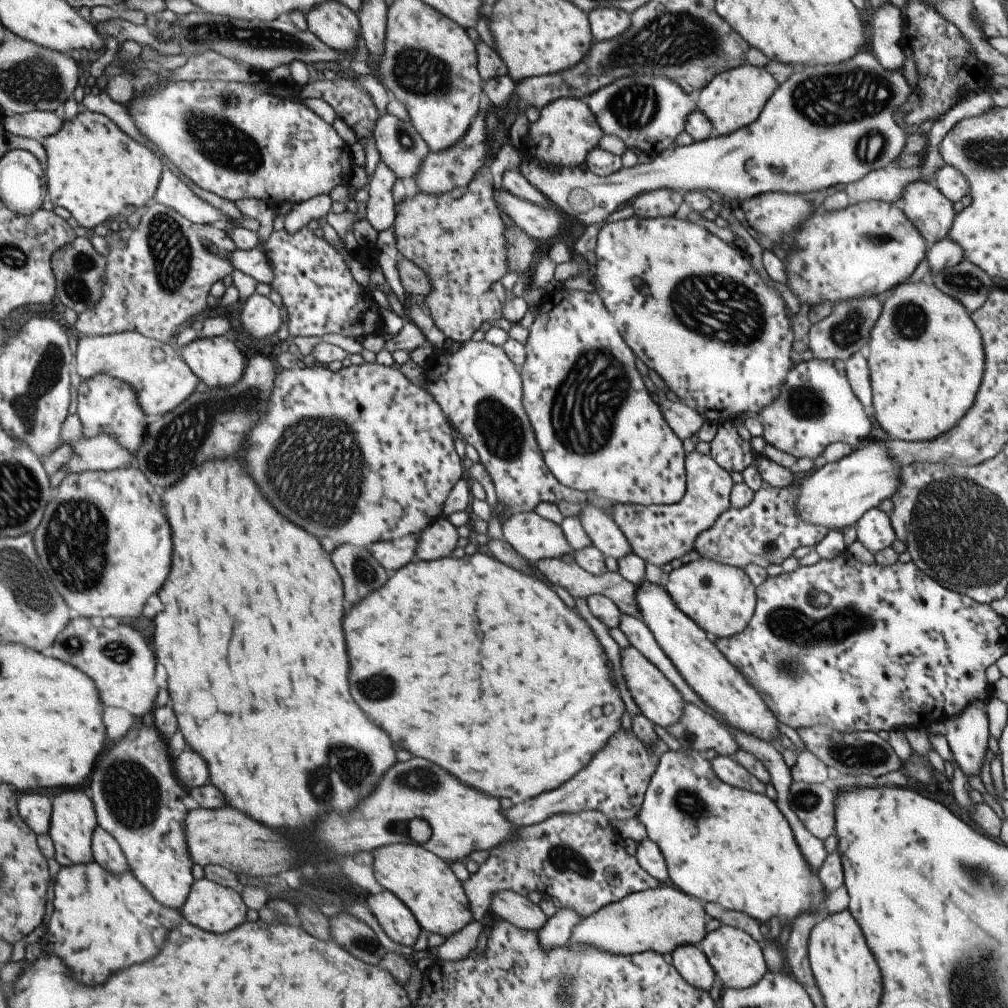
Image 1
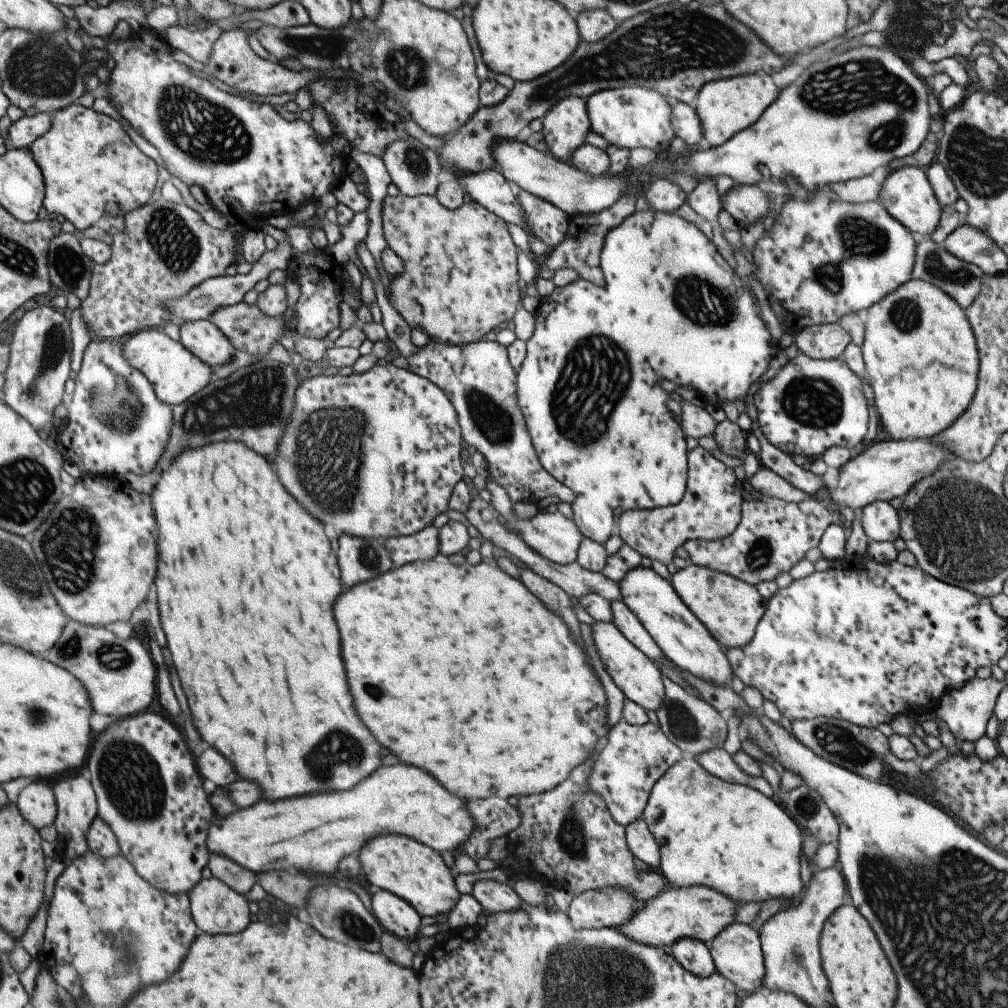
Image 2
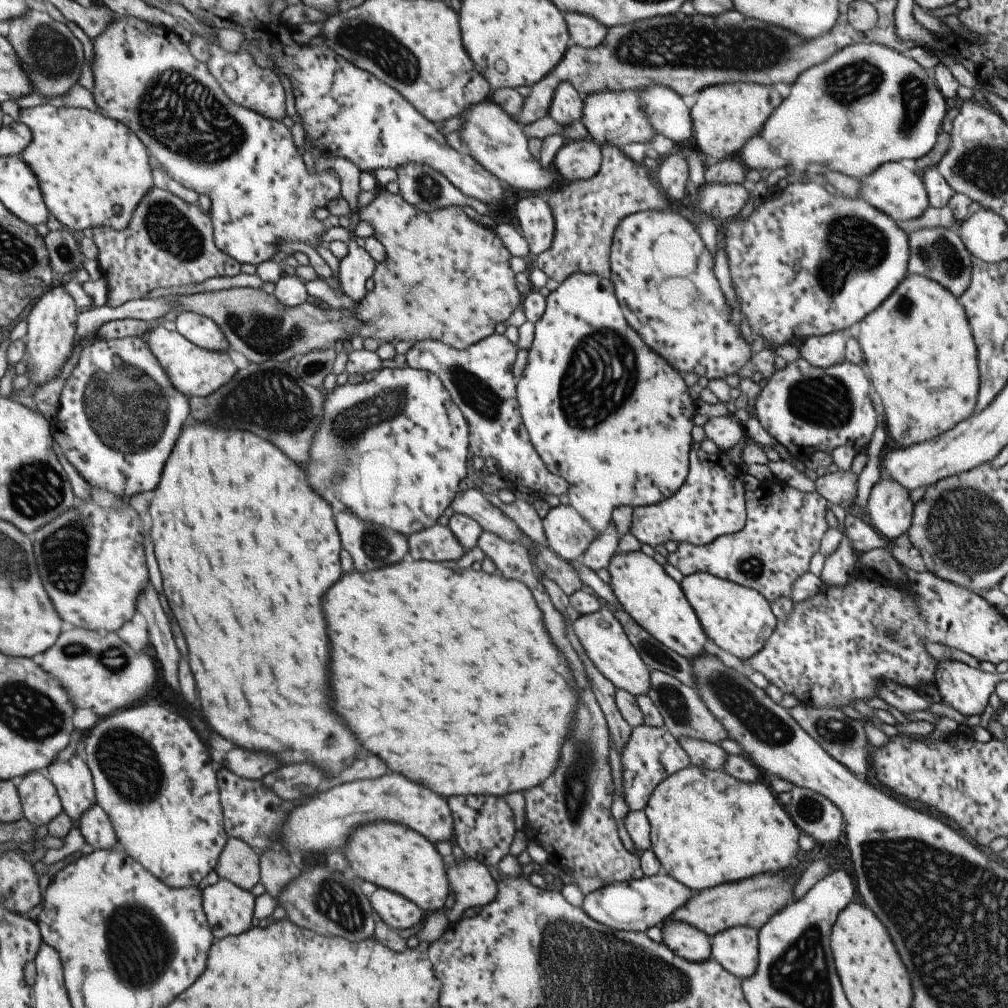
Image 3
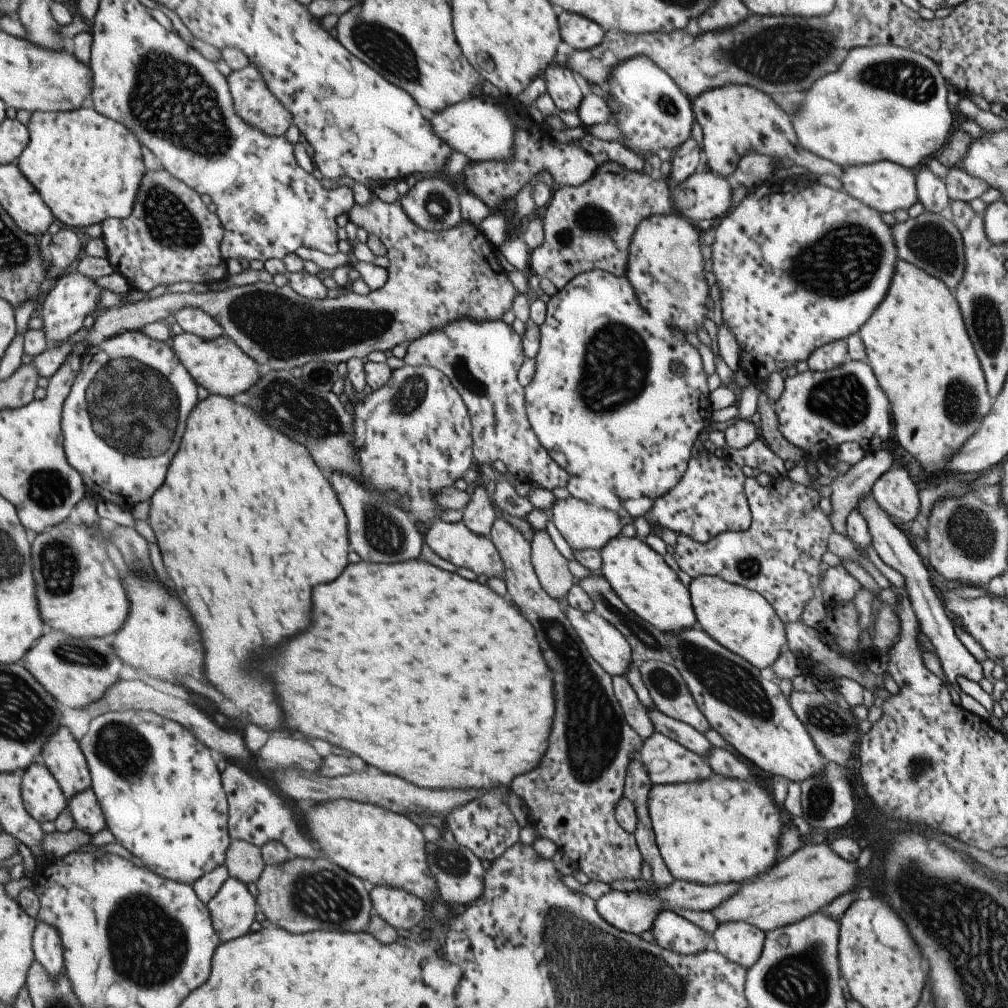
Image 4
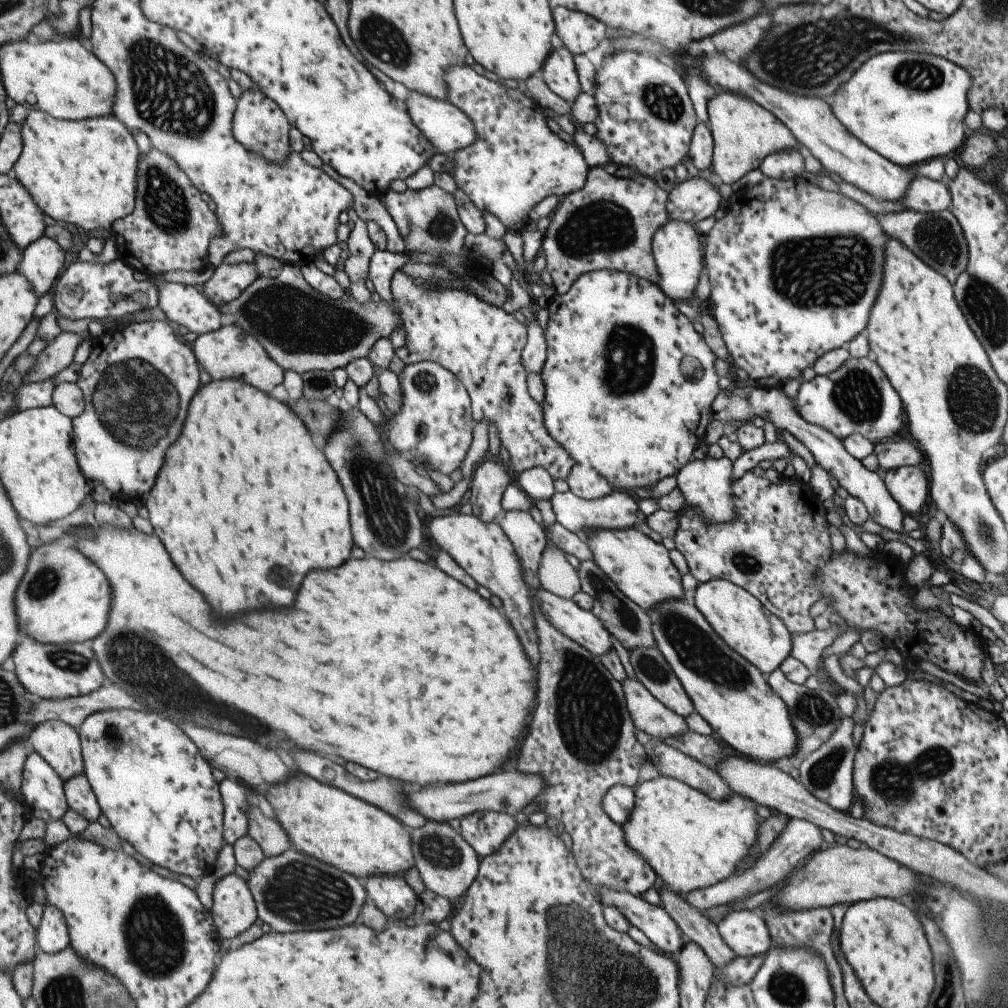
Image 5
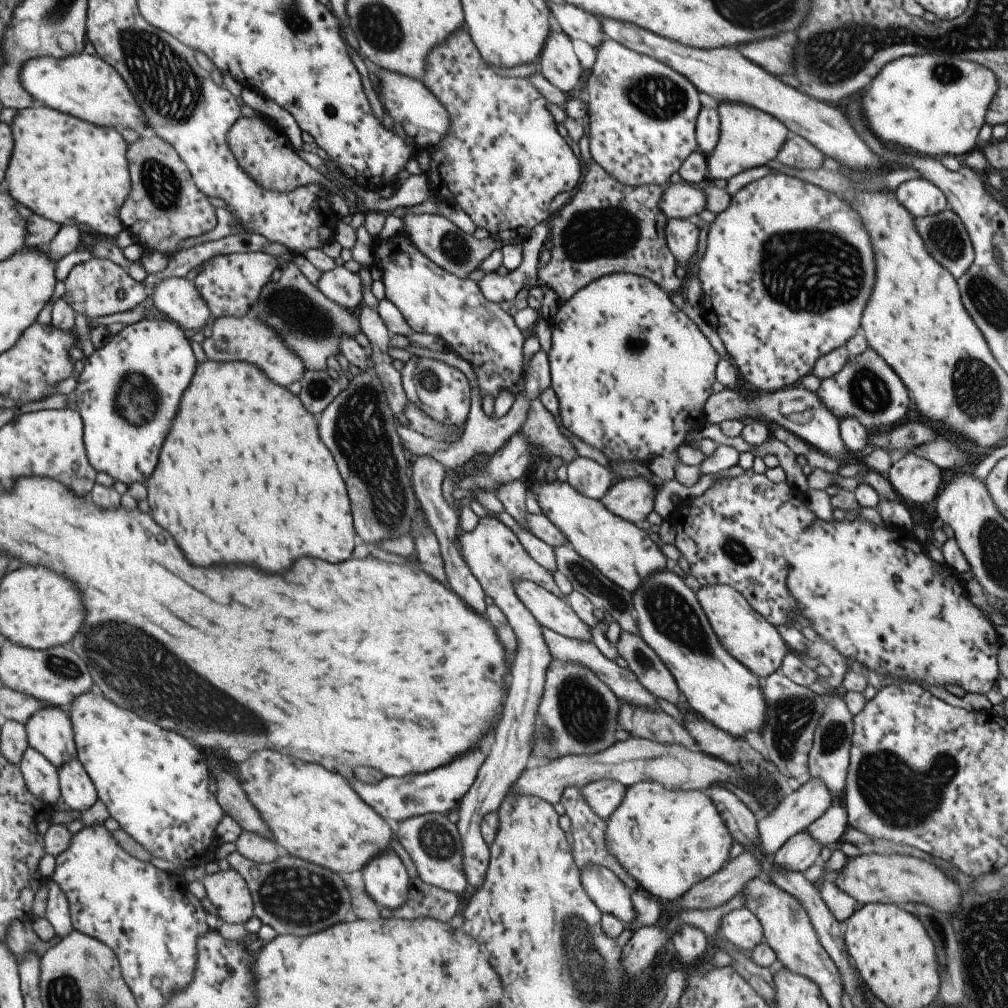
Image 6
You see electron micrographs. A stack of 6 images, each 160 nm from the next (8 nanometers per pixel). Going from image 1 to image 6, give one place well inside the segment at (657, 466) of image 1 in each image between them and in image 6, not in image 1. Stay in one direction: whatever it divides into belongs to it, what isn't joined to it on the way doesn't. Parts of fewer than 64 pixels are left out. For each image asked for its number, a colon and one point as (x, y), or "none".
2: (606, 426)
3: (591, 394)
4: (591, 401)
5: (641, 407)
6: (631, 372)

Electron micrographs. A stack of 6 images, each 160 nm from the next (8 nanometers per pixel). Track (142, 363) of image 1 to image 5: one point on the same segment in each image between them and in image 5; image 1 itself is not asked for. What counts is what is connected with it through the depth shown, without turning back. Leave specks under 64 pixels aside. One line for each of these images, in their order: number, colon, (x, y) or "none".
2: (175, 374)
3: (192, 371)
4: (219, 365)
5: (226, 353)

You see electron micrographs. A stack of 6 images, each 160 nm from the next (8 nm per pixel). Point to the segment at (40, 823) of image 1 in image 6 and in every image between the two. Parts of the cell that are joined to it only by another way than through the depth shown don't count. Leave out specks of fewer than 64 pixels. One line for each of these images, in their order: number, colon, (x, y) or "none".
2: (36, 804)
3: (39, 803)
4: (42, 798)
5: (42, 789)
6: (40, 777)

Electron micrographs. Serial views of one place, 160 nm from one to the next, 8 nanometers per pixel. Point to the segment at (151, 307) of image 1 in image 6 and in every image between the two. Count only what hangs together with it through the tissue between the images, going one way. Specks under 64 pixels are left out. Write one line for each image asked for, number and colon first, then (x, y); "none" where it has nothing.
2: (165, 248)
3: (168, 242)
4: (170, 236)
5: (170, 226)
6: (163, 206)

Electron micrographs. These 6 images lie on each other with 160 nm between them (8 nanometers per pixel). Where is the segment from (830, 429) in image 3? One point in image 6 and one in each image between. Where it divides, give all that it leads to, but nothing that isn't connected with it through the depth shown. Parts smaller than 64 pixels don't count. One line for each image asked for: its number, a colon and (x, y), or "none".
4: (818, 410)
5: (855, 398)
6: (865, 388)

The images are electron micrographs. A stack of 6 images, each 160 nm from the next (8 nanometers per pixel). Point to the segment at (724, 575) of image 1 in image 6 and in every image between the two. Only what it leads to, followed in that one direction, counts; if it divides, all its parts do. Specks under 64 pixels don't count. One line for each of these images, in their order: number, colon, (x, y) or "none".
2: (727, 608)
3: (738, 620)
4: (740, 620)
5: (746, 627)
6: (749, 638)

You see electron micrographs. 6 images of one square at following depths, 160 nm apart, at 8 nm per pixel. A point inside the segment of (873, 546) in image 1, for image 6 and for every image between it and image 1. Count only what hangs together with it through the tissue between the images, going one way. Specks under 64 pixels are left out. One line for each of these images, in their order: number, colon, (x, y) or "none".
2: (879, 522)
3: (889, 508)
4: (894, 491)
5: (907, 485)
6: (916, 481)

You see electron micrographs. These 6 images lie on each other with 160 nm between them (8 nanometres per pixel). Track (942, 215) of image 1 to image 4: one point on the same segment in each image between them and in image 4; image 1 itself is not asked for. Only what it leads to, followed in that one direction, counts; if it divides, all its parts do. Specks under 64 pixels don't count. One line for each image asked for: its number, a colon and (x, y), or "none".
2: (905, 193)
3: (899, 193)
4: (884, 186)

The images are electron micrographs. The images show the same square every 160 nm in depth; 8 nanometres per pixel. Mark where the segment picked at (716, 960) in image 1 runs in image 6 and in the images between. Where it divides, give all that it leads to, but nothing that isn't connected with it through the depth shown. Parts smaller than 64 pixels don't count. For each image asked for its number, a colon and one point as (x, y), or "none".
2: (735, 951)
3: (735, 949)
4: (740, 942)
5: (744, 931)
6: (739, 927)

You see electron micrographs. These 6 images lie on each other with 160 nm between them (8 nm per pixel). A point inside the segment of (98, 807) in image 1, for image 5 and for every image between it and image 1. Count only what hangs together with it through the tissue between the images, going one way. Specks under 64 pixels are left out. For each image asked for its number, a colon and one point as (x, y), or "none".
2: (147, 790)
3: (140, 759)
4: (157, 786)
5: (151, 783)

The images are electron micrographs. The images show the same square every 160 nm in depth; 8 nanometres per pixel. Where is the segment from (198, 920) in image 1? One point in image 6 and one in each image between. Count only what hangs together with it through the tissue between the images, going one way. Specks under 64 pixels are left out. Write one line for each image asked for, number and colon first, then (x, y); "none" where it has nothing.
2: (215, 909)
3: (228, 910)
4: (232, 909)
5: (233, 910)
6: (226, 890)

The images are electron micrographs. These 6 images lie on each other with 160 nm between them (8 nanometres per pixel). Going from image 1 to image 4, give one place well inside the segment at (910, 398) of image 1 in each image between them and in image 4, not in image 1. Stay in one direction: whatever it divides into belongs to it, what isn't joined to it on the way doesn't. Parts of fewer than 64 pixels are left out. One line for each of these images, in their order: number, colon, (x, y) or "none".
2: (919, 351)
3: (921, 358)
4: (916, 344)

